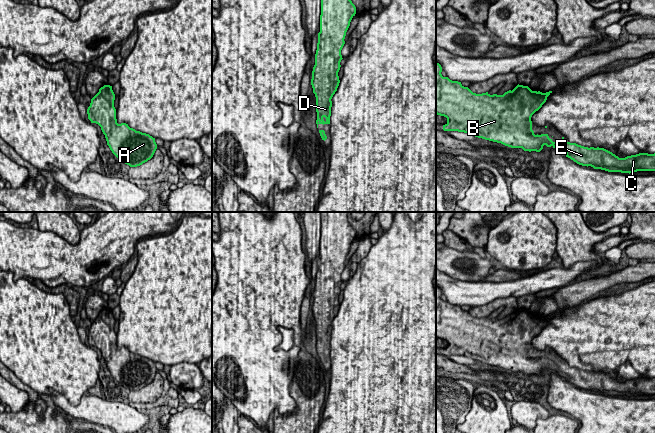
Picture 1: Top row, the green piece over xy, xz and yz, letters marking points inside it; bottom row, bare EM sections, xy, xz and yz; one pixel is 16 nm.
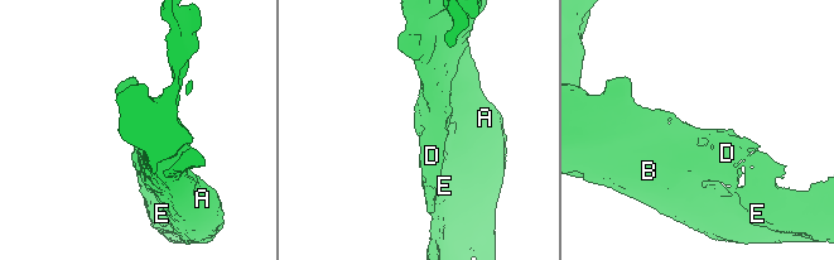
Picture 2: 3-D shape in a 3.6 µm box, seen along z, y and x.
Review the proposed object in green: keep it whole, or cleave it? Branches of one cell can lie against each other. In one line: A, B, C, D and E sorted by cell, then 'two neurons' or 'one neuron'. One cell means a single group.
A B C D E; one neuron

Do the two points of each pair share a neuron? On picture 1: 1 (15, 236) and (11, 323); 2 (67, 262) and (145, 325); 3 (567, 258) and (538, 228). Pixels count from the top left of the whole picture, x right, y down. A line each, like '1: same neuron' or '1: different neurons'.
1: different neurons
2: different neurons
3: different neurons

